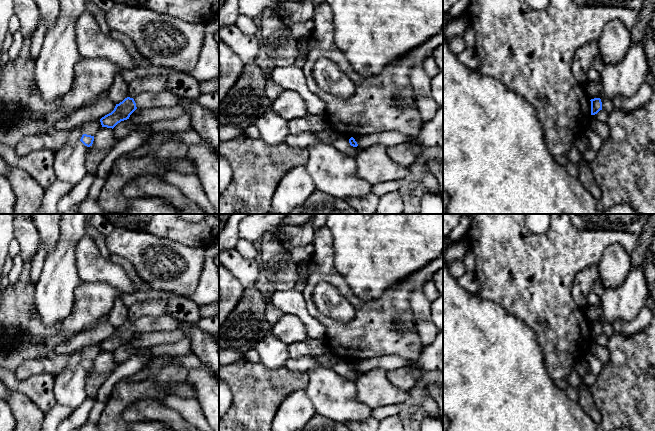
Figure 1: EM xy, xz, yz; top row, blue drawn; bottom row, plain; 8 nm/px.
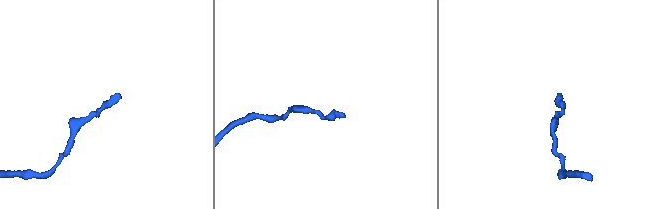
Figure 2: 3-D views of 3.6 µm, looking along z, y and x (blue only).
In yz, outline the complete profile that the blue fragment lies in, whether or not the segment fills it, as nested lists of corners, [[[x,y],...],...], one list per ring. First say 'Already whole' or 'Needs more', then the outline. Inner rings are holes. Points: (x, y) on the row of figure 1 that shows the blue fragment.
Already whole. [[[600,98],[591,99],[591,115],[597,114],[602,110],[602,102]]]

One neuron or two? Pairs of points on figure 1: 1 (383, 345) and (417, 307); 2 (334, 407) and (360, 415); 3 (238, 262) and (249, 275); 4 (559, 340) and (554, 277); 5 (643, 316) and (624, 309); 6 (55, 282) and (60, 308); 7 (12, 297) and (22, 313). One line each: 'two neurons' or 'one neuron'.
1: two neurons
2: one neuron
3: one neuron
4: one neuron
5: two neurons
6: one neuron
7: one neuron

